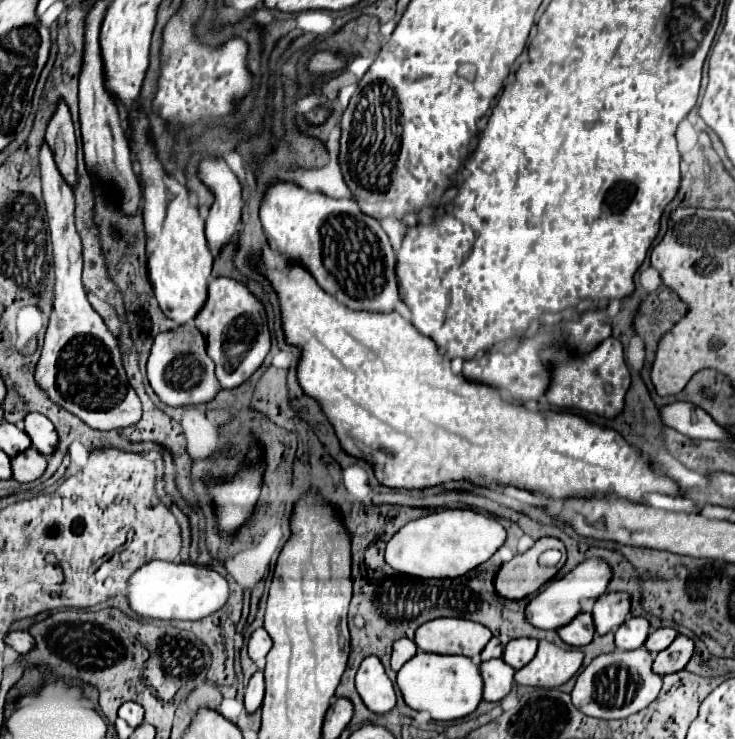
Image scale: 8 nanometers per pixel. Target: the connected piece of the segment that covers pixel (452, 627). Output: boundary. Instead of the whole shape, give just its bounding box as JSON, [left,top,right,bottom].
[415,618,491,658]

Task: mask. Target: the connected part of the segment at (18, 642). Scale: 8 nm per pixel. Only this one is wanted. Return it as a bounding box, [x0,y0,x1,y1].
[5,630,35,654]

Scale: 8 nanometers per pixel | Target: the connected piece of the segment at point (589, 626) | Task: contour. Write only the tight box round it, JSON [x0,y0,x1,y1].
[559,612,595,646]

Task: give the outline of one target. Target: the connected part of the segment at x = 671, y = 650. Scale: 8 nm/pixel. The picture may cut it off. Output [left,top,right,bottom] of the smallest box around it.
[655,636,693,674]

